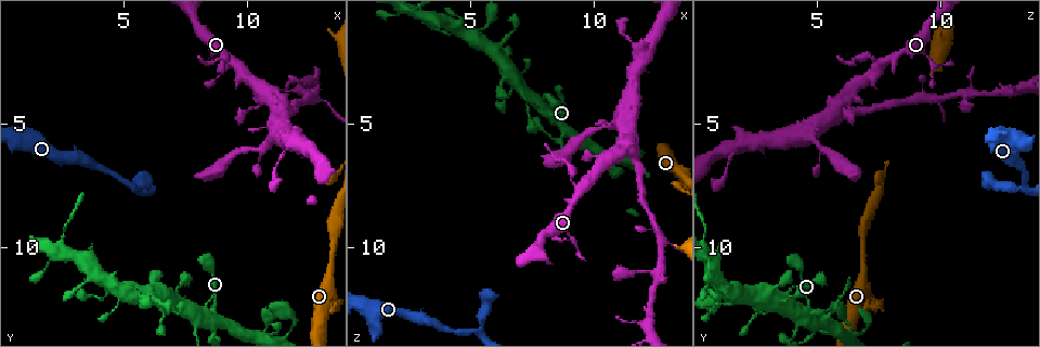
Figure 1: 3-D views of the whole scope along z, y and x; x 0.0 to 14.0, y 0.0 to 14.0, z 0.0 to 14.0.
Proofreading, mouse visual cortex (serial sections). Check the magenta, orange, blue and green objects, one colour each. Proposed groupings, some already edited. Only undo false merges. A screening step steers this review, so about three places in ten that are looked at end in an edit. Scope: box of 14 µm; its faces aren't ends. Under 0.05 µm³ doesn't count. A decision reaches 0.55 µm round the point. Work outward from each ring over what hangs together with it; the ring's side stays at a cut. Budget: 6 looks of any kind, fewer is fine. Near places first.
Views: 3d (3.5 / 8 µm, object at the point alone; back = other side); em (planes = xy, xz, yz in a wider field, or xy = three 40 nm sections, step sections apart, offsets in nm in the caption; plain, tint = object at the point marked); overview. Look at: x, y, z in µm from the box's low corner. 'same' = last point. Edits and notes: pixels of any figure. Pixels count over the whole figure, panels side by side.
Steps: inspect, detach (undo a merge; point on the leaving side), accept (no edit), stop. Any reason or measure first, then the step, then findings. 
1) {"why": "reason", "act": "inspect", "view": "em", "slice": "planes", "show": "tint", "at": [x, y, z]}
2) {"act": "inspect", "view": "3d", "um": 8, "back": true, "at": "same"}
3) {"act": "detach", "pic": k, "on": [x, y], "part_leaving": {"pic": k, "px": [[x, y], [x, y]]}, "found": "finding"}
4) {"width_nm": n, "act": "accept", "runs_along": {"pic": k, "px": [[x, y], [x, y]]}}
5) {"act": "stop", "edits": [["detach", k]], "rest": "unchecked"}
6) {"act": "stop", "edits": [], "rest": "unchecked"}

{"act": "inspect", "view": "3d", "um": 3.5, "at": [13.3, 11.0, 6.9]}

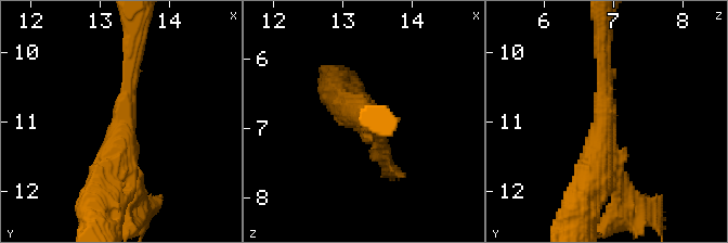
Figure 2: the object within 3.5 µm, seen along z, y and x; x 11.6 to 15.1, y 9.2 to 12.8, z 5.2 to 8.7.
{"arm_widths_nm": [250, 500], "act": "inspect", "view": "em", "slice": "xy", "step": 2, "show": "tint", "at": [13.35, 10.95, 6.85]}

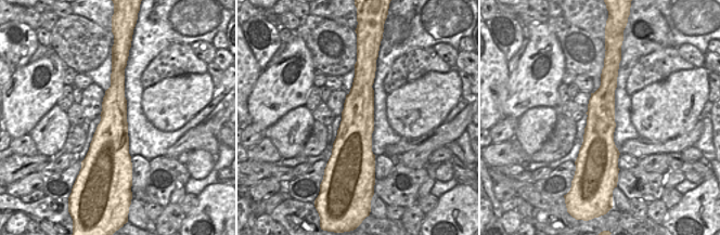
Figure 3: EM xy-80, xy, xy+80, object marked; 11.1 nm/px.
{"act": "inspect", "view": "em", "slice": "planes", "show": "tint", "at": "same"}

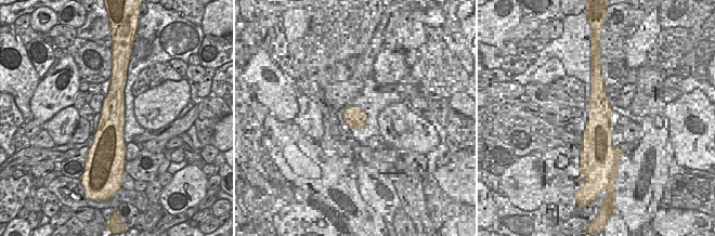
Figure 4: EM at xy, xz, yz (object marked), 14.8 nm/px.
{"act": "detach", "pic": 2, "on": [144, 212], "part_leaving": {"pic": 2, "px": [[620, 186], [632, 189], [657, 226]]}, "found": "a second cell is stuck on"}

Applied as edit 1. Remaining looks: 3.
{"why": "two arms in line, one across", "act": "inspect", "view": "3d", "um": 3.5, "at": [9.4, 2.5, 7.6]}

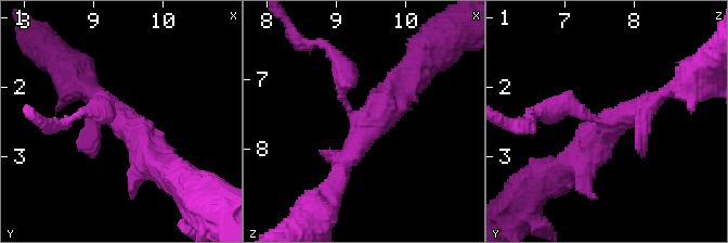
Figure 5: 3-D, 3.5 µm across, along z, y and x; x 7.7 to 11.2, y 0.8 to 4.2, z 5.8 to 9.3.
{"arms": 3, "arm_widths_nm": [200, 250, 500], "act": "inspect", "view": "em", "slice": "xy", "step": 5, "show": "tint", "at": [9.45, 2.55, 7.70]}

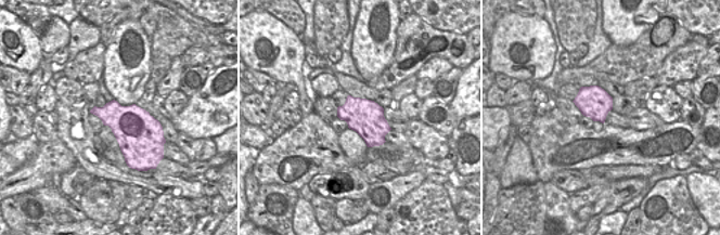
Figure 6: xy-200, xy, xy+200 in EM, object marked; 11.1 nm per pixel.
{"act": "detach", "pic": 5, "on": [349, 84], "part_leaving": {"pic": 5, "px": [[349, 112], [339, 61], [323, 45], [299, 42]]}, "found": "a second cell is stuck on"}

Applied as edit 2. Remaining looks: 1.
{"act": "stop", "edits": [["detach", 2], ["detach", 5]], "rest": "unchecked"}

